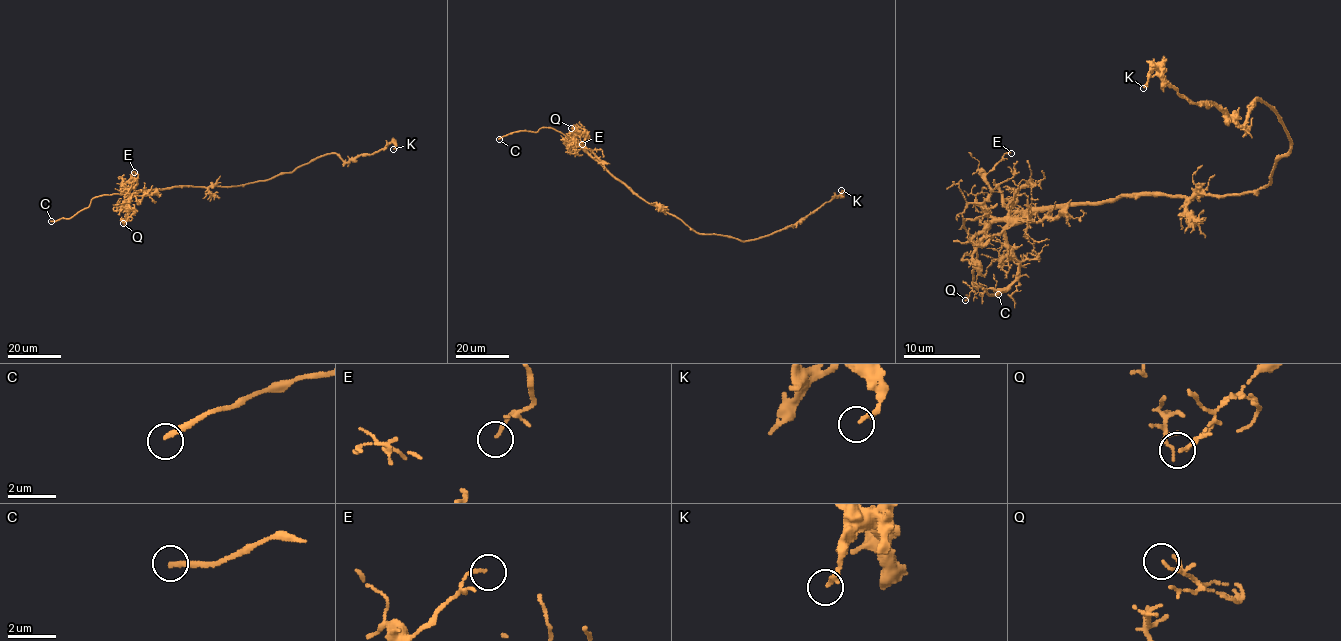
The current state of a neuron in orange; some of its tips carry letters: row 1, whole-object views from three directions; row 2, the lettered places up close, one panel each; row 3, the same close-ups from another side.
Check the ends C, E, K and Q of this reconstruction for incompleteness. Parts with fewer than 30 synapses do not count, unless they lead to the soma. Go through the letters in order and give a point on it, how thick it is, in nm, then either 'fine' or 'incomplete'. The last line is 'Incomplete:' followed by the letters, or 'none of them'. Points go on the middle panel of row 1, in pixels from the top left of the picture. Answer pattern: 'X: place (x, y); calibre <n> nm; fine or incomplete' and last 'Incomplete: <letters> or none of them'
C: place (499, 139); calibre 240 nm; incomplete
E: place (582, 144); calibre 130 nm; fine
K: place (841, 190); calibre 190 nm; fine
Q: place (571, 128); calibre 130 nm; fine
Incomplete: C

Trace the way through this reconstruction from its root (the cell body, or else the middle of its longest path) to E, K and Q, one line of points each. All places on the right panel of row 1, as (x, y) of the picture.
E: (1216, 195), (1120, 195), (994, 218), (982, 204), (990, 193), (986, 176), (1011, 153)
K: (1216, 195), (1269, 183), (1290, 149), (1279, 116), (1256, 101), (1241, 124), (1191, 103), (1156, 69), (1143, 88)
Q: (1216, 195), (1120, 195), (1097, 203), (1049, 204), (1020, 218), (994, 220), (973, 254), (978, 275), (965, 300)

